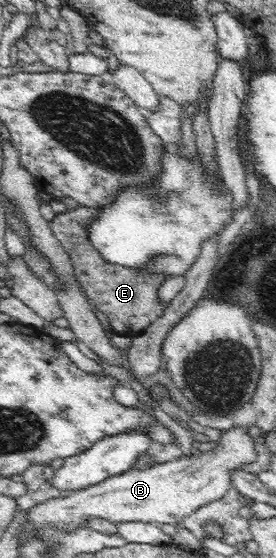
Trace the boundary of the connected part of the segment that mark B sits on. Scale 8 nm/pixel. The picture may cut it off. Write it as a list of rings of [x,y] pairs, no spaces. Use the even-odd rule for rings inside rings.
[[[242,426],[237,427],[236,429],[227,429],[222,430],[224,431],[224,437],[221,441],[215,442],[211,441],[209,445],[213,446],[213,450],[208,452],[202,452],[200,454],[192,454],[190,457],[187,457],[183,455],[180,459],[176,459],[174,461],[167,461],[164,463],[161,462],[155,462],[153,466],[147,466],[147,468],[141,468],[139,470],[138,468],[134,467],[131,468],[131,470],[127,470],[127,472],[123,472],[123,474],[117,474],[117,476],[109,476],[105,482],[97,482],[97,484],[93,484],[93,486],[87,486],[87,488],[81,488],[81,490],[69,490],[69,492],[65,493],[61,497],[57,497],[54,499],[49,499],[48,501],[44,503],[39,503],[38,505],[35,505],[34,507],[30,508],[26,514],[26,517],[28,518],[28,522],[25,522],[25,524],[21,527],[21,532],[18,534],[18,540],[19,541],[39,541],[39,533],[41,533],[41,538],[43,538],[43,531],[45,528],[43,526],[50,526],[53,530],[59,530],[59,532],[69,532],[69,530],[75,530],[75,528],[85,528],[85,524],[91,520],[91,518],[103,518],[103,520],[109,520],[109,522],[112,522],[113,524],[117,524],[117,522],[151,522],[151,524],[172,524],[175,525],[176,528],[179,528],[177,524],[181,522],[182,518],[185,518],[187,514],[193,514],[195,512],[195,509],[201,508],[201,506],[207,506],[209,502],[215,502],[215,500],[221,500],[225,494],[228,492],[234,491],[231,477],[230,477],[230,471],[233,469],[239,469],[241,464],[247,464],[250,462],[253,462],[256,460],[255,455],[255,446],[253,445],[253,438],[245,431],[245,428]]]

